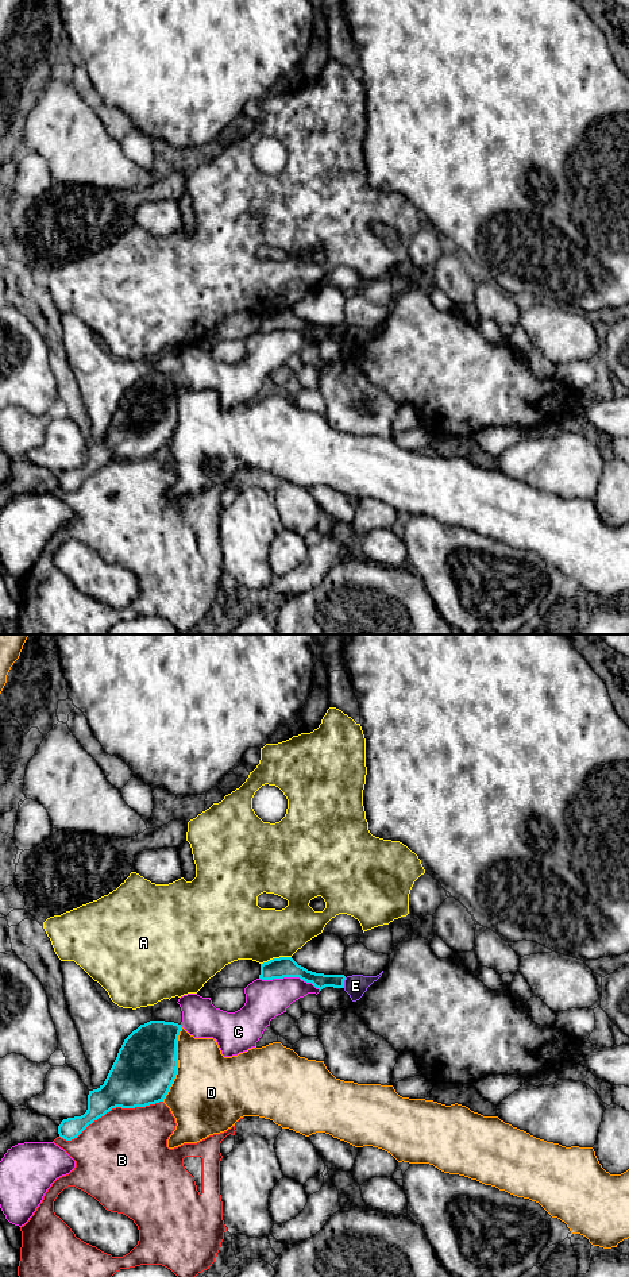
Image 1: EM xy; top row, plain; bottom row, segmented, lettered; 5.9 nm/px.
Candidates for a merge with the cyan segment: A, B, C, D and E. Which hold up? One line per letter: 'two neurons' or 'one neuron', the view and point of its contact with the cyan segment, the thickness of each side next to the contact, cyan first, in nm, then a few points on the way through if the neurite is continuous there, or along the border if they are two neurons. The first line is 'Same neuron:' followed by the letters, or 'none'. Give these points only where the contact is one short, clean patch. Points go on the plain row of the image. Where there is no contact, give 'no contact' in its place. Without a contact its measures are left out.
Same neuron: none
A: two neurons; meets cyan in xy at (276, 311); 130 nm thick on the cyan side, 340 nm on the other
B: two neurons; meets cyan in xy at (111, 460); 340 nm thick on the cyan side, 480 nm on the other
C: two neurons; meets cyan in xy at (290, 328); 130 nm thick on the cyan side, 240 nm on the other
D: two neurons; meets cyan in xy at (177, 416); 360 nm thick on the cyan side, 440 nm on the other
E: two neurons; meets cyan in xy at (343, 335); 90 nm thick on the cyan side, 140 nm on the other; border along xy (346, 330), (343, 339)

